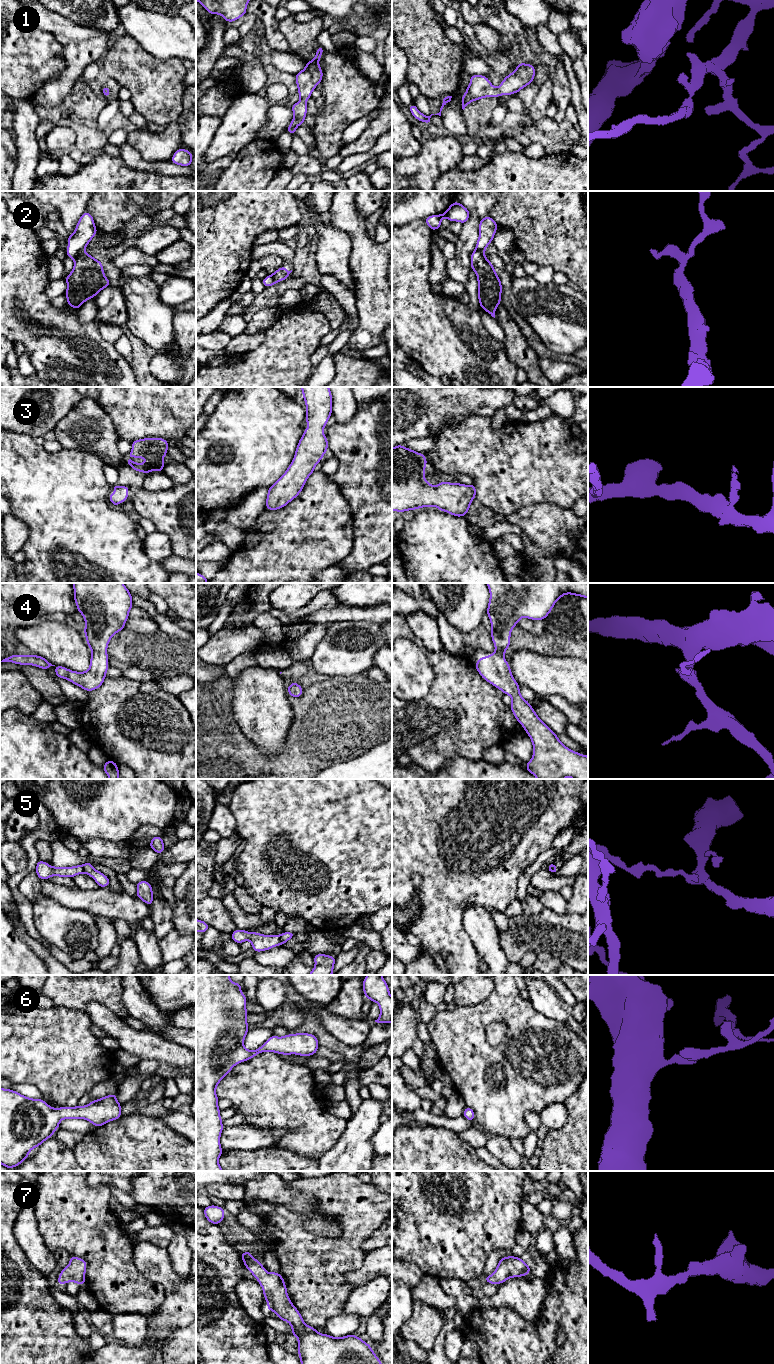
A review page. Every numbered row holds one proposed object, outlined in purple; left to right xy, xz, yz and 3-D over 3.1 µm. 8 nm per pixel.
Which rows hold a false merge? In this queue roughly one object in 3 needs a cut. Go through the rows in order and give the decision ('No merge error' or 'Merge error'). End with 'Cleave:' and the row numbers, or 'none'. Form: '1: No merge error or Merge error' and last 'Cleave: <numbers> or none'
1: No merge error
2: Merge error
3: No merge error
4: No merge error
5: Merge error
6: No merge error
7: No merge error
Cleave: 2, 5

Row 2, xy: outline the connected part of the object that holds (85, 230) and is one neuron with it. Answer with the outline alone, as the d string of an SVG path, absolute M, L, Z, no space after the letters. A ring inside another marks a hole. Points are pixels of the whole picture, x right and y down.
M85 211L80 217L74 233L67 238L67 257L74 259L85 247L88 246L89 242L97 233L92 215Z

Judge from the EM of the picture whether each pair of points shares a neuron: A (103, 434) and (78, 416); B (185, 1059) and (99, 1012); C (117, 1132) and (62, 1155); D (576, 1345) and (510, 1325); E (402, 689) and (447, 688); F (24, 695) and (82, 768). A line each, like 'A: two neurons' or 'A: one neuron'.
A: one neuron
B: one neuron
C: two neurons
D: one neuron
E: two neurons
F: two neurons

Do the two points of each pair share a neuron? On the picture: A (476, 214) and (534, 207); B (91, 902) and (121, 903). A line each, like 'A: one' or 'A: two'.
A: two
B: one

